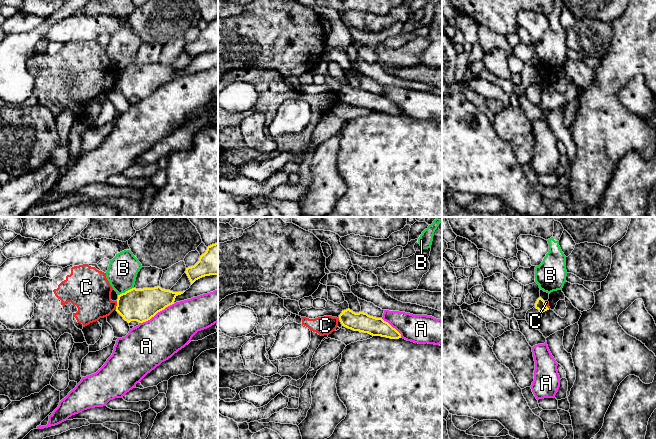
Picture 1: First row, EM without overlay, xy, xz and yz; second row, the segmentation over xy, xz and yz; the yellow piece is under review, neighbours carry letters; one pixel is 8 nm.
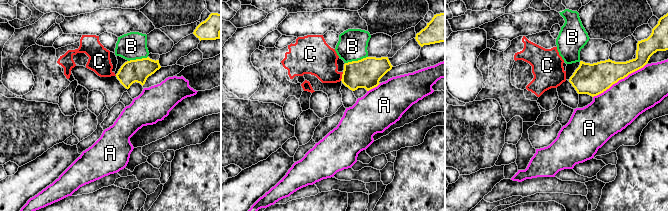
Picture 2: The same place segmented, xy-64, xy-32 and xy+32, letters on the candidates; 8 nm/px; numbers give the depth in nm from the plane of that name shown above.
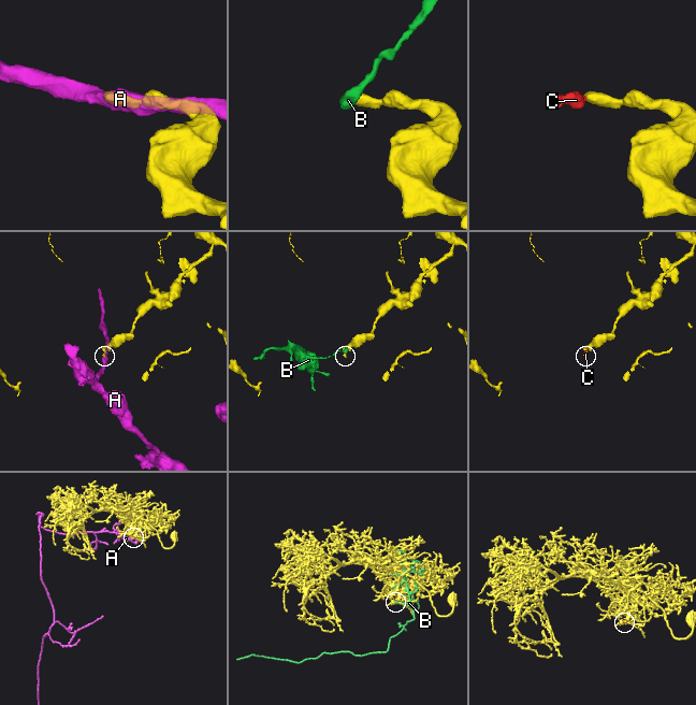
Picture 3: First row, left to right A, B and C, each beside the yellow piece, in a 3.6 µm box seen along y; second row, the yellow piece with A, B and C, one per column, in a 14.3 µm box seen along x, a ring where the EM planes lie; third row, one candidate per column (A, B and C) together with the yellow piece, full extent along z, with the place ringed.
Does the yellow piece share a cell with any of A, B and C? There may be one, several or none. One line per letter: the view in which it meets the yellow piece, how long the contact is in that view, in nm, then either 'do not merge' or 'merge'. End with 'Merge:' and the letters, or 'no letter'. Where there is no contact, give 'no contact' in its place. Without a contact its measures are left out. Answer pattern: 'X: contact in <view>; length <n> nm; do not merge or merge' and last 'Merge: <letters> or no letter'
A: contact in xy; length 340 nm; do not merge
B: contact in xy; length 140 nm; do not merge
C: contact in xy; length 70 nm; do not merge
Merge: no letter

